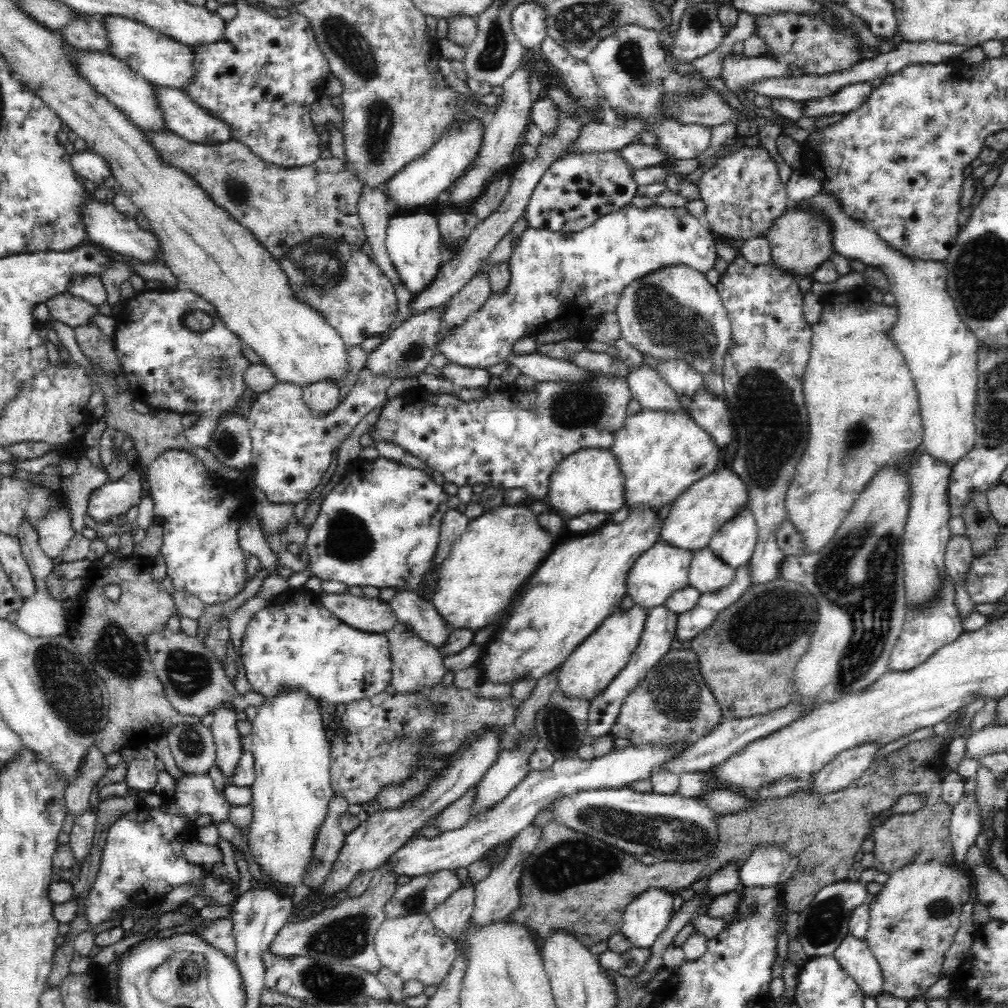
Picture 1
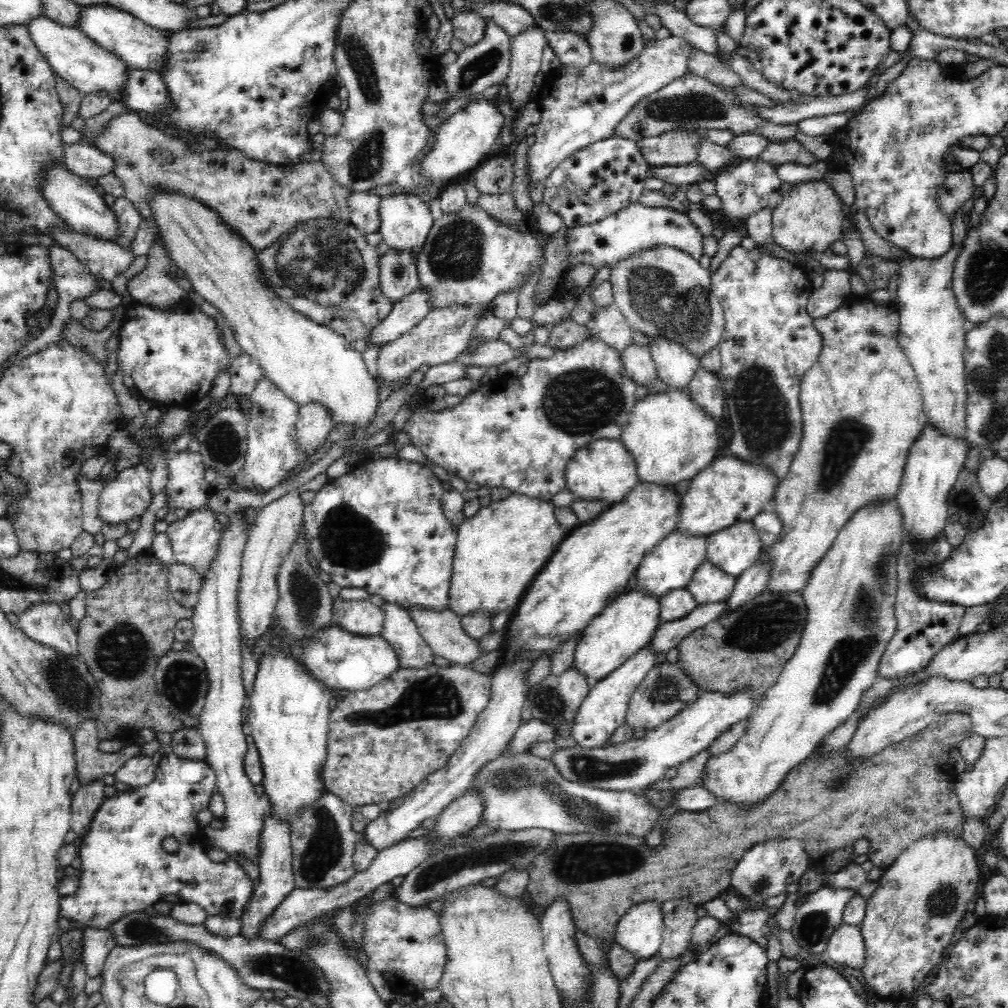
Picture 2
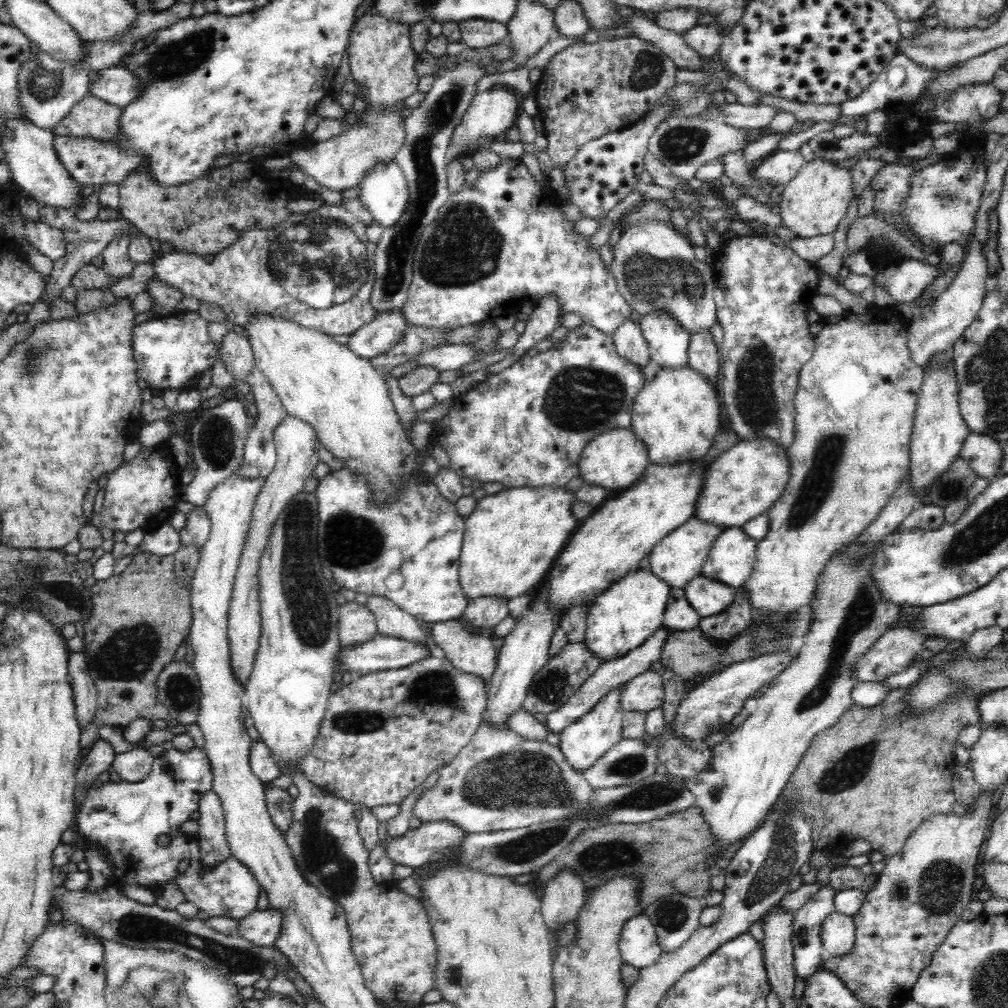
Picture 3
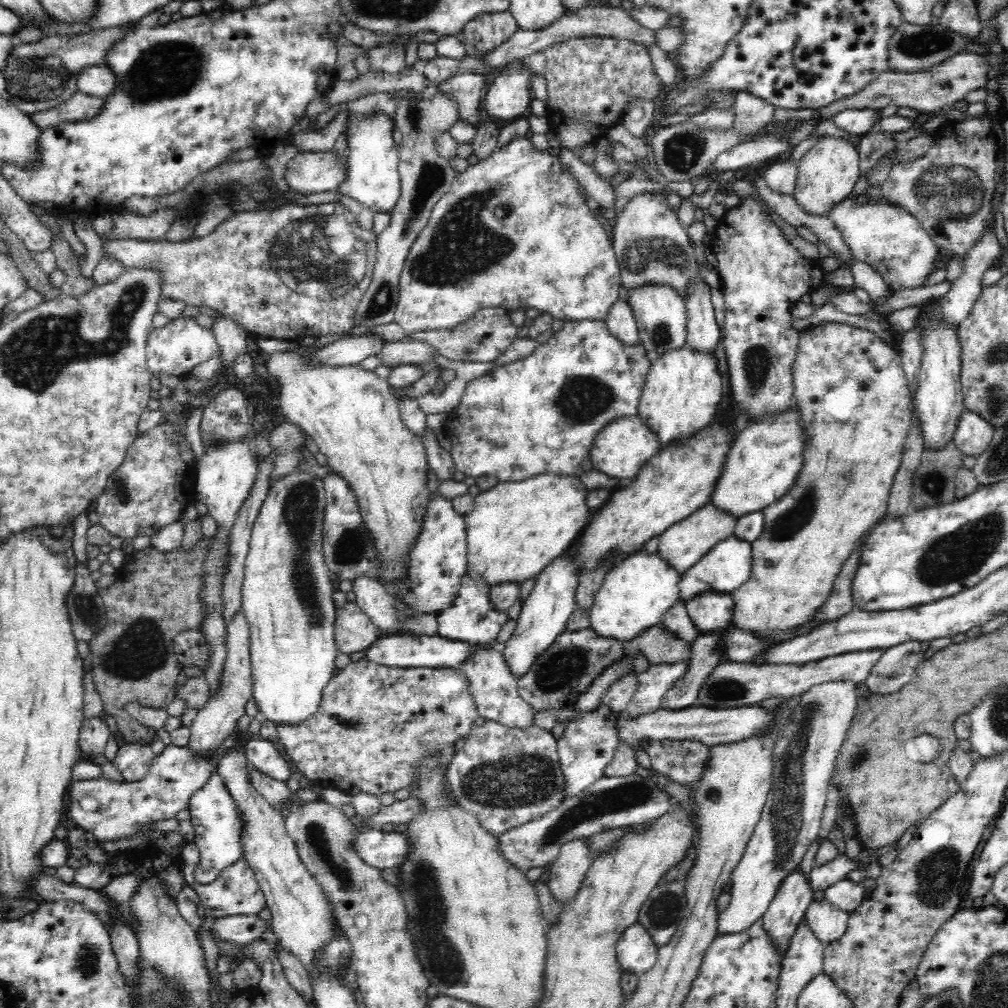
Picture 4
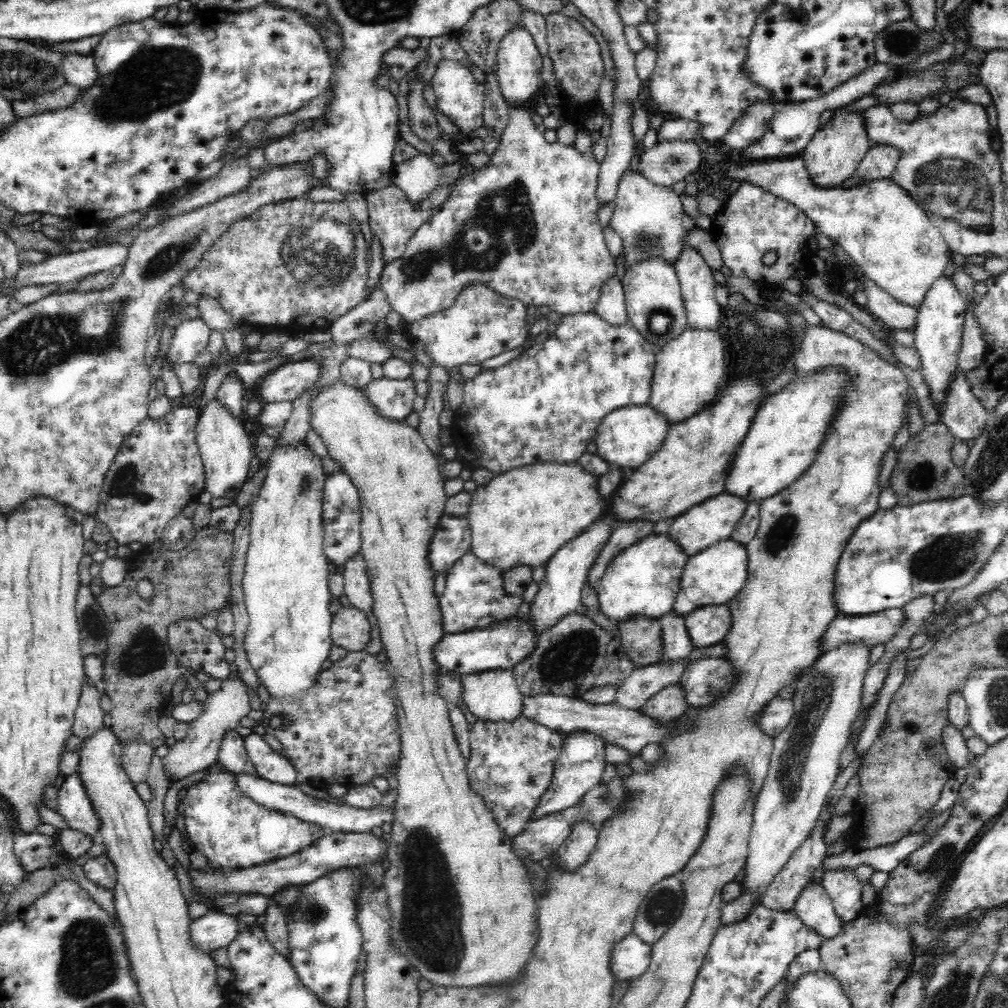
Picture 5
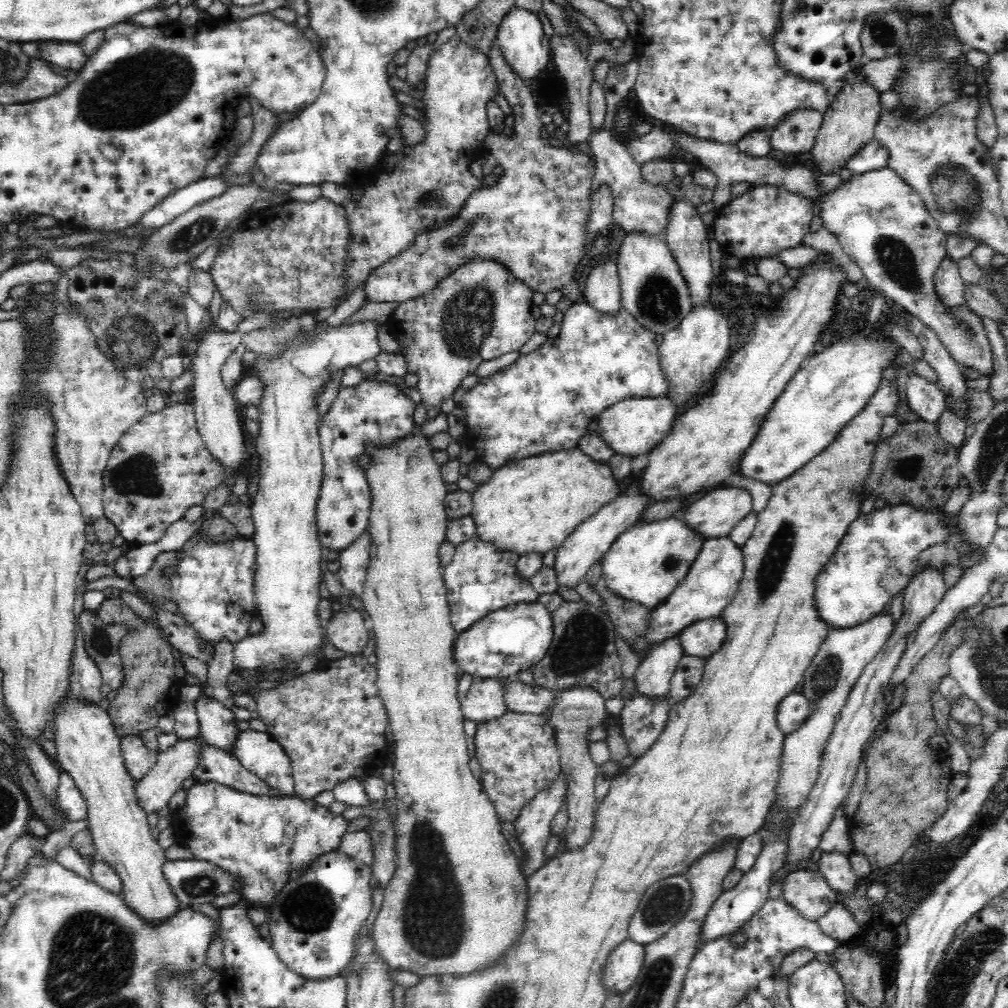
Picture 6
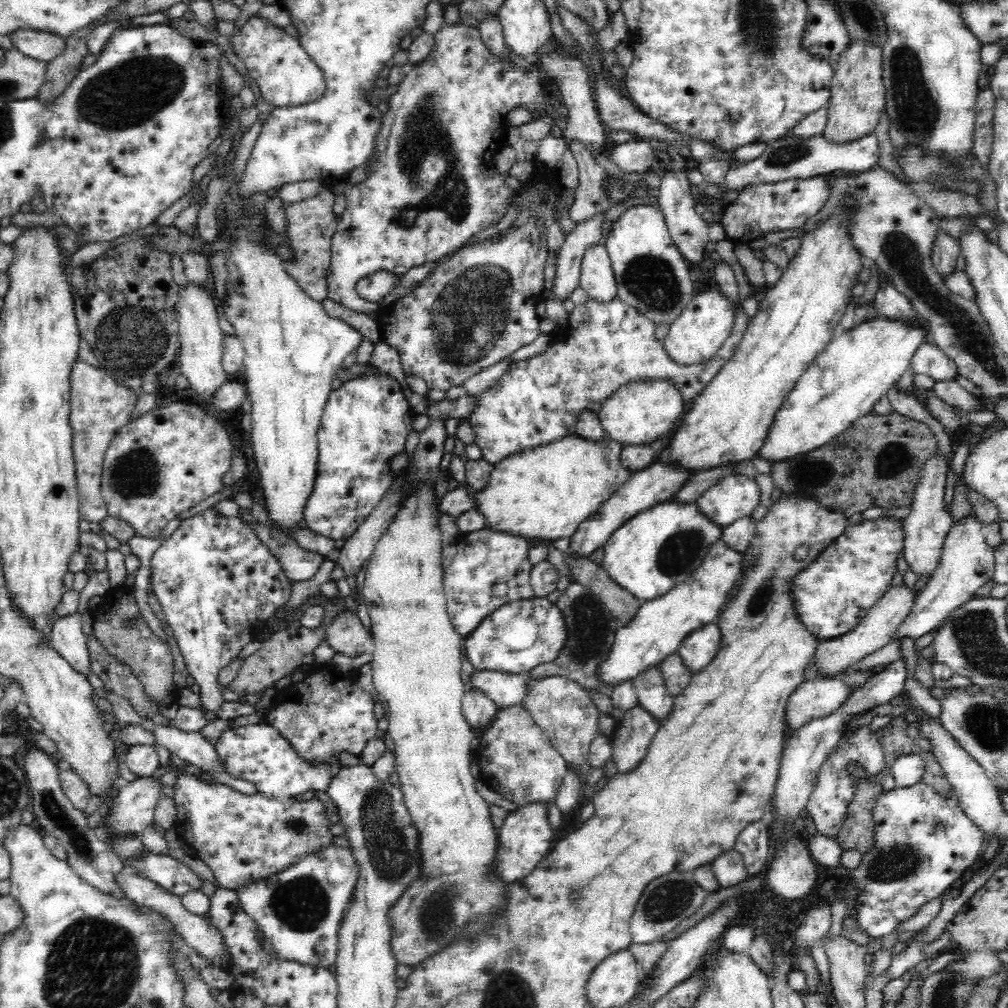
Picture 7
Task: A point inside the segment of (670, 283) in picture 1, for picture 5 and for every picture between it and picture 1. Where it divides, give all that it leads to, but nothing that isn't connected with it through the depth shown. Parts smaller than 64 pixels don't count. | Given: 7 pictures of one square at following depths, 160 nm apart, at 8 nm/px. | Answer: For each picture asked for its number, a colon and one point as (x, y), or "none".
2: (663, 292)
3: (654, 268)
4: (651, 246)
5: (647, 217)

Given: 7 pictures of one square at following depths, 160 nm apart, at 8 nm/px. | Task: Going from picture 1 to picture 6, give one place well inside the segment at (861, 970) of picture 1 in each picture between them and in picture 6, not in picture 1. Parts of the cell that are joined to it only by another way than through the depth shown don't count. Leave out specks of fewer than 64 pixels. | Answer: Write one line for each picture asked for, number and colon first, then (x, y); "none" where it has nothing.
2: (846, 948)
3: (838, 933)
4: (828, 923)
5: (814, 907)
6: (808, 892)

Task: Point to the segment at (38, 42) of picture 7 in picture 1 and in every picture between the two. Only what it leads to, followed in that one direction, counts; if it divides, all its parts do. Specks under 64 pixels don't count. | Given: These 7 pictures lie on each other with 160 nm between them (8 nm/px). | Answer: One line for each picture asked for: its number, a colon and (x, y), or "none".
1: (182, 116)
2: (145, 90)
3: (118, 86)
4: (98, 81)
5: (80, 71)
6: (70, 56)

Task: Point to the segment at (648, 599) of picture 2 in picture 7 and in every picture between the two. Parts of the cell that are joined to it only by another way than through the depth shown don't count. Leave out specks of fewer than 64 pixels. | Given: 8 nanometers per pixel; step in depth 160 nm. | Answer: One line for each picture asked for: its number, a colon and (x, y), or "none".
3: (622, 618)
4: (636, 592)
5: (643, 579)
6: (645, 564)
7: (657, 550)

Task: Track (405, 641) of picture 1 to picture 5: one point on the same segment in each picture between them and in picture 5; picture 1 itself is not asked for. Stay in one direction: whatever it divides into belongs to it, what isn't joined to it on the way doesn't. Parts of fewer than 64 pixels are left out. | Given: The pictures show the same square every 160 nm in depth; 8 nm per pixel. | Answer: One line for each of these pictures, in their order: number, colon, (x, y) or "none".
2: (398, 629)
3: (391, 620)
4: (378, 604)
5: (357, 584)

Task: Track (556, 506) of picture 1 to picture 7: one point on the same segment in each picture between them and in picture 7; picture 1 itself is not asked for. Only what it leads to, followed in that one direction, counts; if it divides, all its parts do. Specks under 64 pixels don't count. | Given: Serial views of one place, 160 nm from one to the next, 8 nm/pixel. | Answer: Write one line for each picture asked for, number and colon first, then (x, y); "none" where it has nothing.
2: (604, 471)
3: (614, 460)
4: (620, 450)
5: (626, 438)
6: (633, 427)
7: (637, 414)

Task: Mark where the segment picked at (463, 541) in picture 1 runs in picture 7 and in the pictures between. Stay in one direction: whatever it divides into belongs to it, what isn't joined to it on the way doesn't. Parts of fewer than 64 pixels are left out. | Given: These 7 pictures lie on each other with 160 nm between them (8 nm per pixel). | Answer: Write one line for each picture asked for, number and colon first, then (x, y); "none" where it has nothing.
2: (498, 553)
3: (511, 540)
4: (515, 530)
5: (521, 518)
6: (532, 505)
7: (544, 493)

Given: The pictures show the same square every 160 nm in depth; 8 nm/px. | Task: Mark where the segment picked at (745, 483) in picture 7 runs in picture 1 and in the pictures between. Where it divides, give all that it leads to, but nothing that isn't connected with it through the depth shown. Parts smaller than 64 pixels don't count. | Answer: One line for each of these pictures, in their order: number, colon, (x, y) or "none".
1: (657, 573)
2: (671, 565)
3: (678, 558)
4: (684, 543)
5: (714, 520)
6: (720, 510)

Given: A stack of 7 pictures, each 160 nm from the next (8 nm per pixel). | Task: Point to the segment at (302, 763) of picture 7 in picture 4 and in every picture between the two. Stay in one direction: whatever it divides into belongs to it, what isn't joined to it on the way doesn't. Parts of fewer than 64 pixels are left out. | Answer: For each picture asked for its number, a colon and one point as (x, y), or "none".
4: (262, 754)
5: (271, 766)
6: (259, 753)

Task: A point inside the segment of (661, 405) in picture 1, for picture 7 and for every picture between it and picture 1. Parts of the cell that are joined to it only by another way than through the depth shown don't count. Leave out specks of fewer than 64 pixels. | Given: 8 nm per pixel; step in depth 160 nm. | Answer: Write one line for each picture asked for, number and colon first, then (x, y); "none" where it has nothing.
2: (640, 366)
3: (628, 339)
4: (620, 321)
5: (611, 307)
6: (602, 288)
7: (597, 278)

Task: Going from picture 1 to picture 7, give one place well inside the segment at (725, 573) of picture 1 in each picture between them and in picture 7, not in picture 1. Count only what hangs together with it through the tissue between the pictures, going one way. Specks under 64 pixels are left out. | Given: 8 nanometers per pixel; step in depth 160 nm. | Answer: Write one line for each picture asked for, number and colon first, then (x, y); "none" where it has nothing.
2: (709, 585)
3: (708, 597)
4: (710, 611)
5: (708, 625)
6: (704, 637)
7: (697, 650)

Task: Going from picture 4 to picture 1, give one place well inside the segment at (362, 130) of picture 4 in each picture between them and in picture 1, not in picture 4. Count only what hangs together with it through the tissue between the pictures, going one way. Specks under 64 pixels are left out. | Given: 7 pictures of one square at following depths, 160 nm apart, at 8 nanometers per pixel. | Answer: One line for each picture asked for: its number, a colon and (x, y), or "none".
1: (413, 241)
2: (405, 224)
3: (384, 191)

